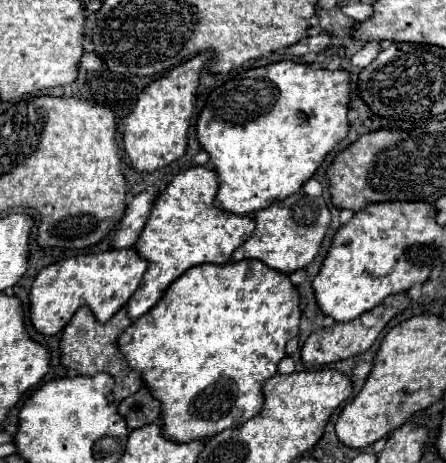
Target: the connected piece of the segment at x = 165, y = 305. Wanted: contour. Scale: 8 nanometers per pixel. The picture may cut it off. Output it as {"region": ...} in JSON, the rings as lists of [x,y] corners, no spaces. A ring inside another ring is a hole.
{"region":[[[240,260],[240,262],[228,262],[224,266],[218,264],[200,264],[190,268],[184,276],[180,276],[180,280],[172,282],[168,292],[164,294],[164,298],[160,300],[160,304],[156,304],[156,308],[152,308],[148,314],[144,314],[142,318],[138,318],[134,322],[134,326],[128,326],[122,334],[120,334],[120,350],[126,356],[128,364],[136,370],[142,372],[142,378],[146,382],[146,386],[152,388],[152,396],[162,400],[162,408],[164,408],[164,416],[162,416],[162,426],[166,436],[172,436],[172,440],[180,440],[180,442],[188,442],[188,440],[208,440],[214,434],[232,428],[232,426],[240,426],[246,420],[250,420],[252,416],[260,414],[262,406],[264,406],[264,382],[268,378],[272,378],[278,372],[278,364],[280,360],[286,356],[286,344],[298,336],[298,324],[300,324],[300,292],[298,288],[292,284],[290,276],[286,272],[276,272],[272,268],[268,268],[266,264],[262,264],[260,260]]]}

